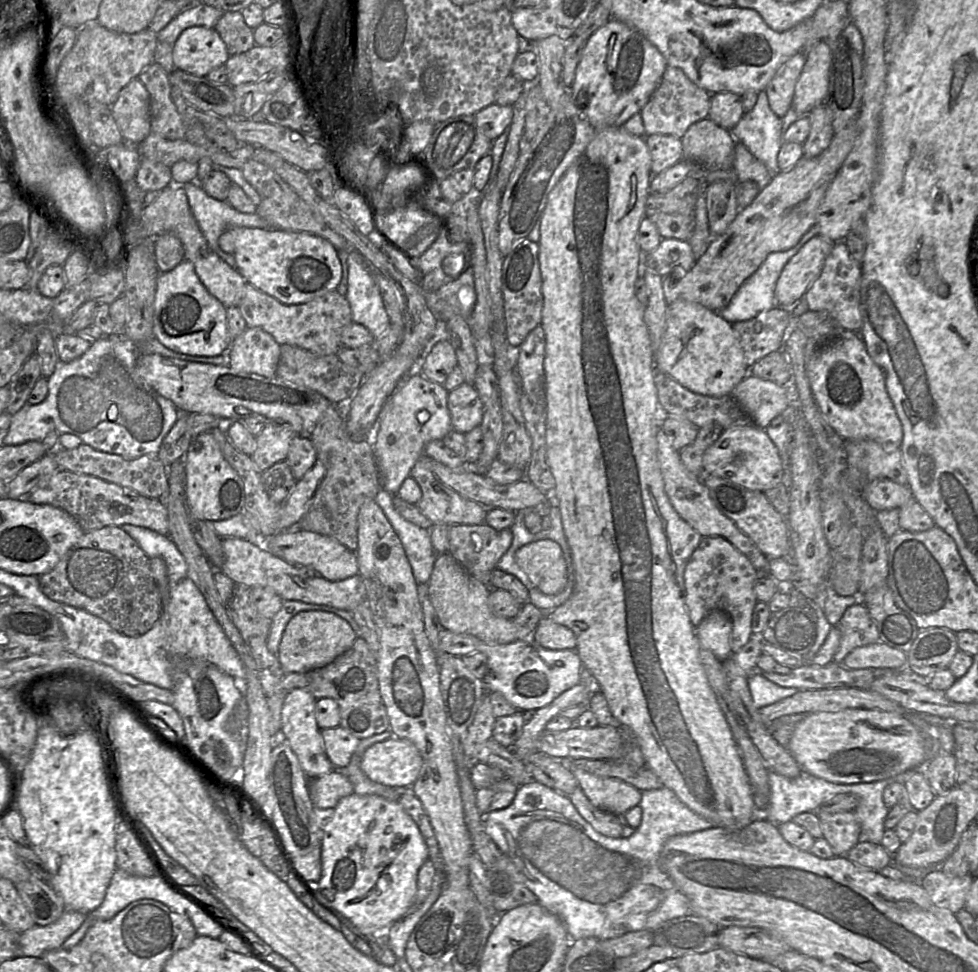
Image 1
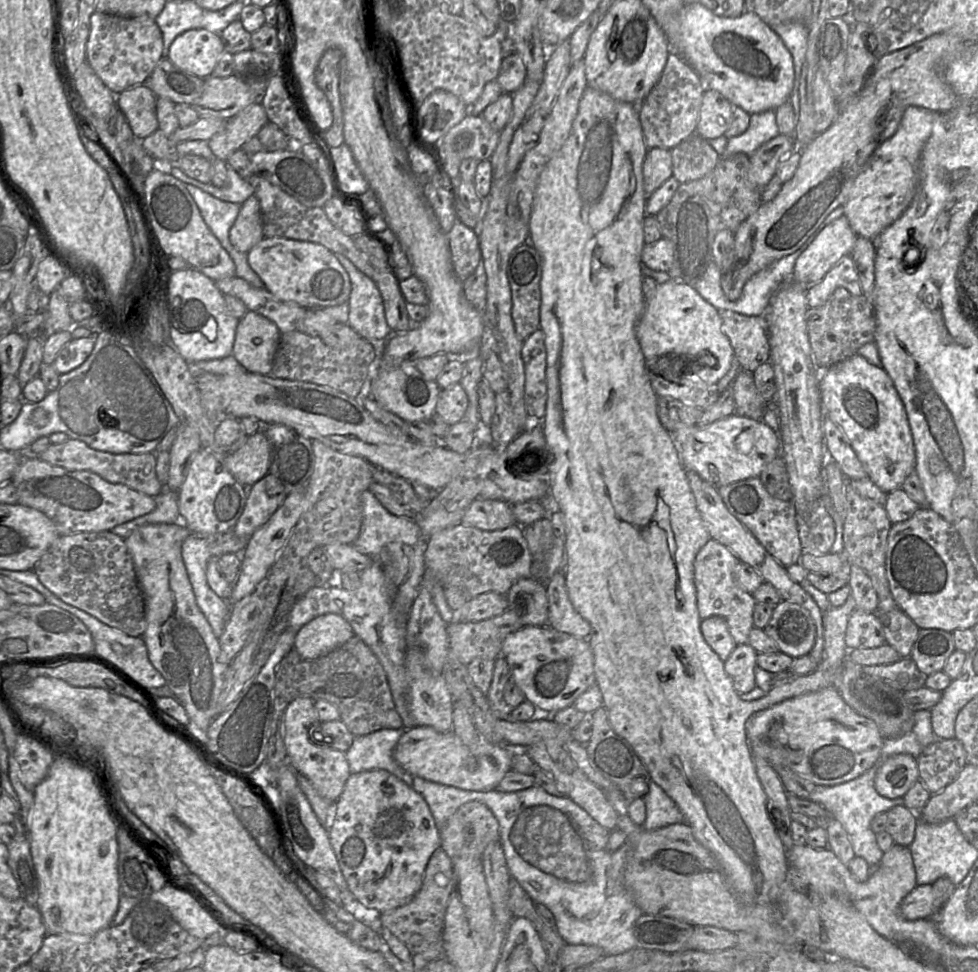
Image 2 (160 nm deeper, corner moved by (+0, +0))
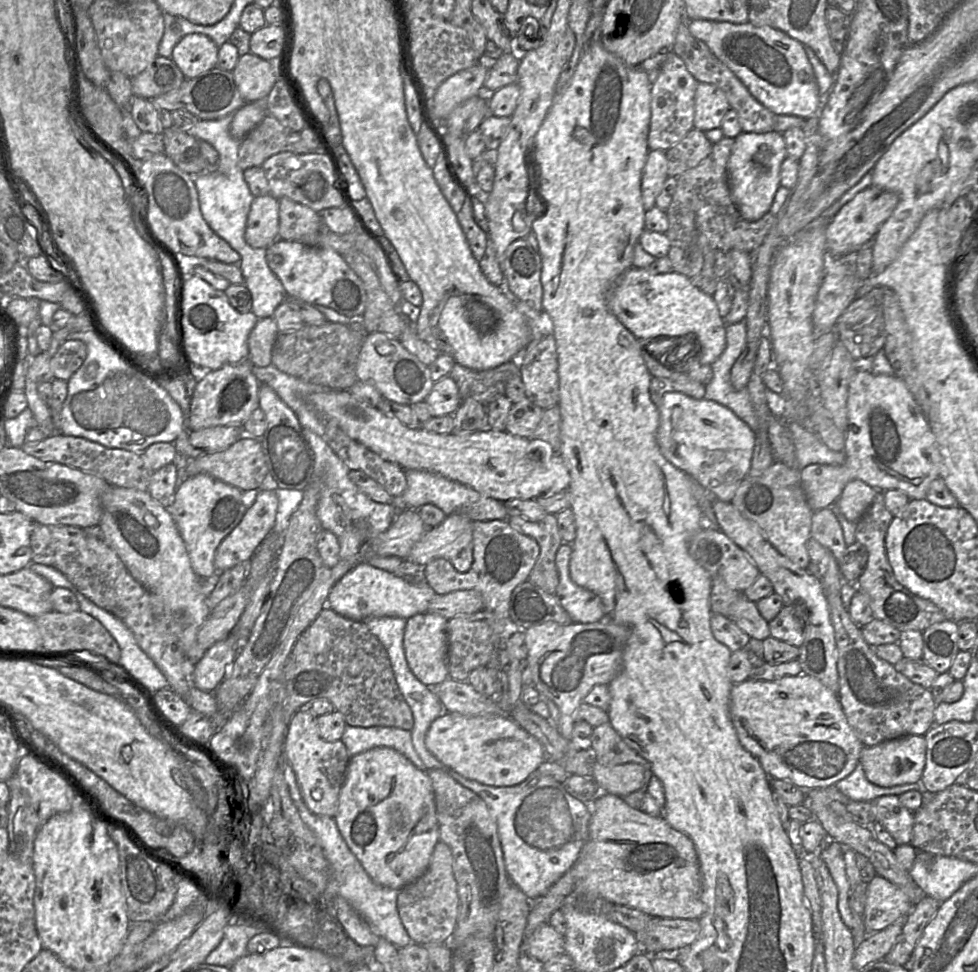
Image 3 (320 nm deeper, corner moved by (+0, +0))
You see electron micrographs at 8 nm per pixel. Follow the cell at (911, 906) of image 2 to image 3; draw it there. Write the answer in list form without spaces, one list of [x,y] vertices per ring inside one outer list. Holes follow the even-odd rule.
[[[875,876],[867,885],[863,915],[866,935],[905,919],[913,907],[901,888],[883,877]]]

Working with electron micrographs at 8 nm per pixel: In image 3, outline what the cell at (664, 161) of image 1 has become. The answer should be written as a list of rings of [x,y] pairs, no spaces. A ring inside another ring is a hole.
[[[649,150],[641,181],[642,201],[646,211],[655,206],[667,178],[666,151]]]

